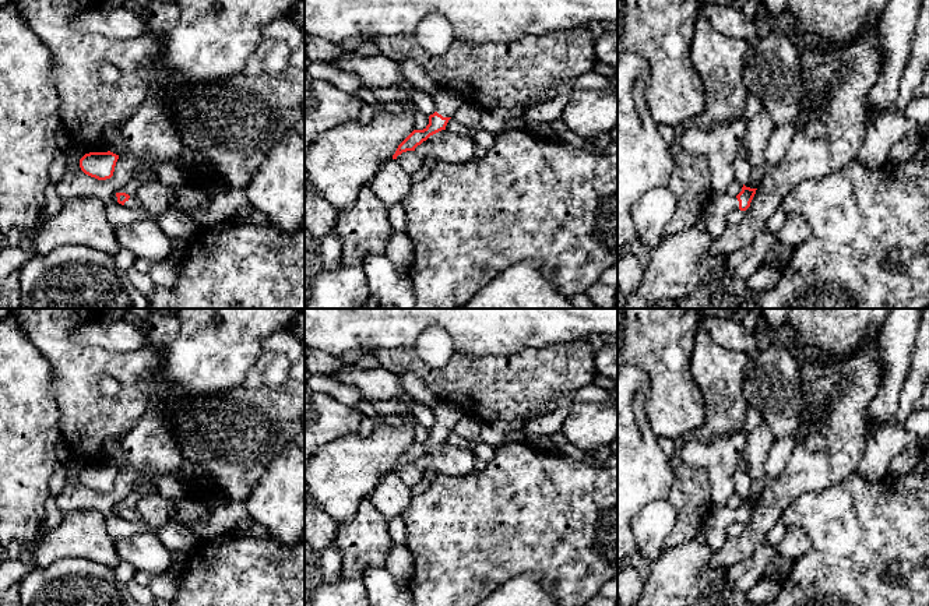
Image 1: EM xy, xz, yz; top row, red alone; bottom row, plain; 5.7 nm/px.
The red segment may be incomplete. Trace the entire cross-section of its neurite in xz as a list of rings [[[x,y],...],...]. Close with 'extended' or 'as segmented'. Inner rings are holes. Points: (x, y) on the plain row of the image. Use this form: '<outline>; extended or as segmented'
[[[437,401],[433,406],[436,424],[429,429],[429,437],[423,443],[414,443],[397,461],[393,472],[407,464],[415,464],[418,458],[430,448],[446,443],[446,438],[458,420],[465,415],[464,411],[451,402]]]; extended

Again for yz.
[[[743,497],[738,508],[712,507],[705,526],[700,531],[700,536],[714,549],[718,550],[726,542],[726,529],[736,522],[746,524],[756,507],[757,501],[750,501]]]; extended

